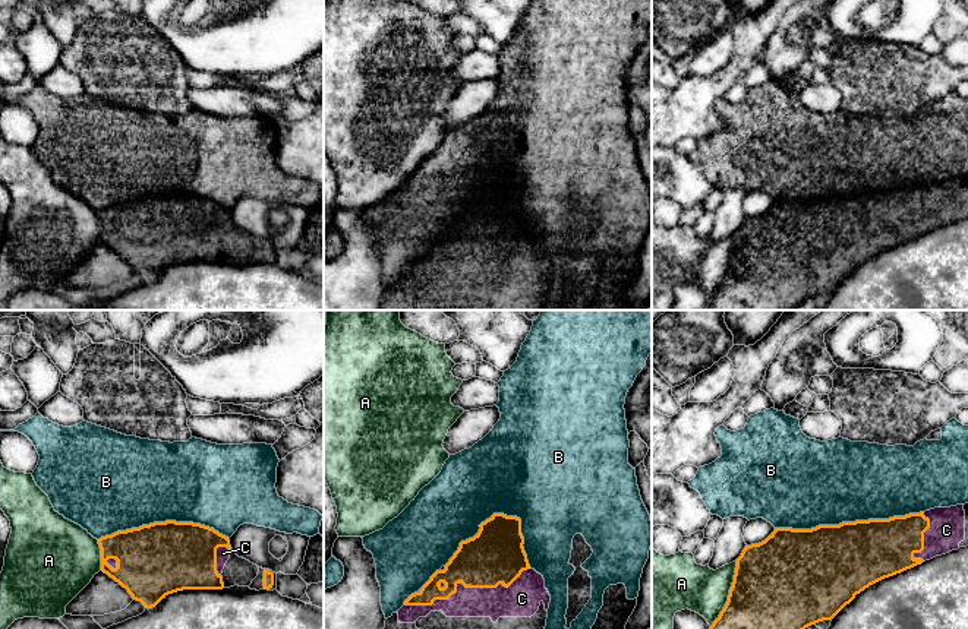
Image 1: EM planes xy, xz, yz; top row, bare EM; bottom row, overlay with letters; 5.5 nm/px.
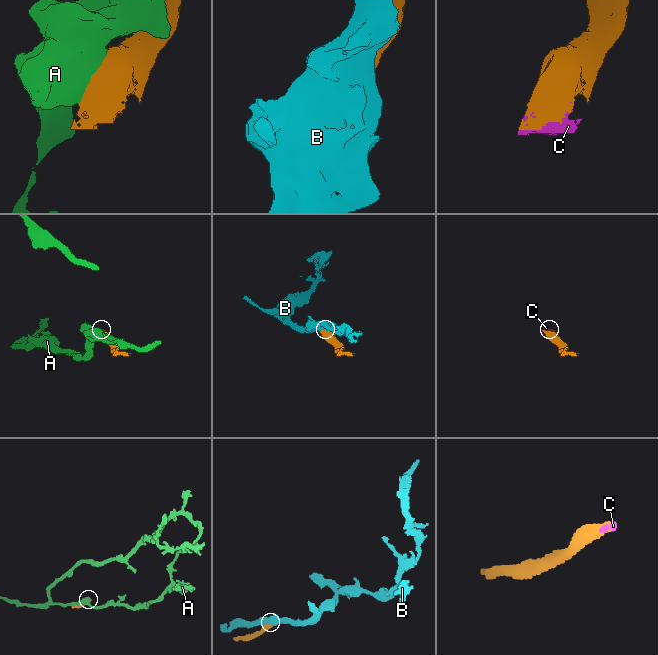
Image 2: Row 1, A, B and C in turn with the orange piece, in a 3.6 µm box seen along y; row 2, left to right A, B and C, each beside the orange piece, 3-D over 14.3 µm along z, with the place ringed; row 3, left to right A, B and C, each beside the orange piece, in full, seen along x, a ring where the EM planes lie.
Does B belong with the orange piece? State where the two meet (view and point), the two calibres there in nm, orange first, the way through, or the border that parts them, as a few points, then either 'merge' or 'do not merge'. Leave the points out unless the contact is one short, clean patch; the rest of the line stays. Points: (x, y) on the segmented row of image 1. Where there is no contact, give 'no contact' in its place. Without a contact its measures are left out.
meets orange in yz at (848, 522); 440 nm thick on the orange side, 460 nm on the other; do not merge

